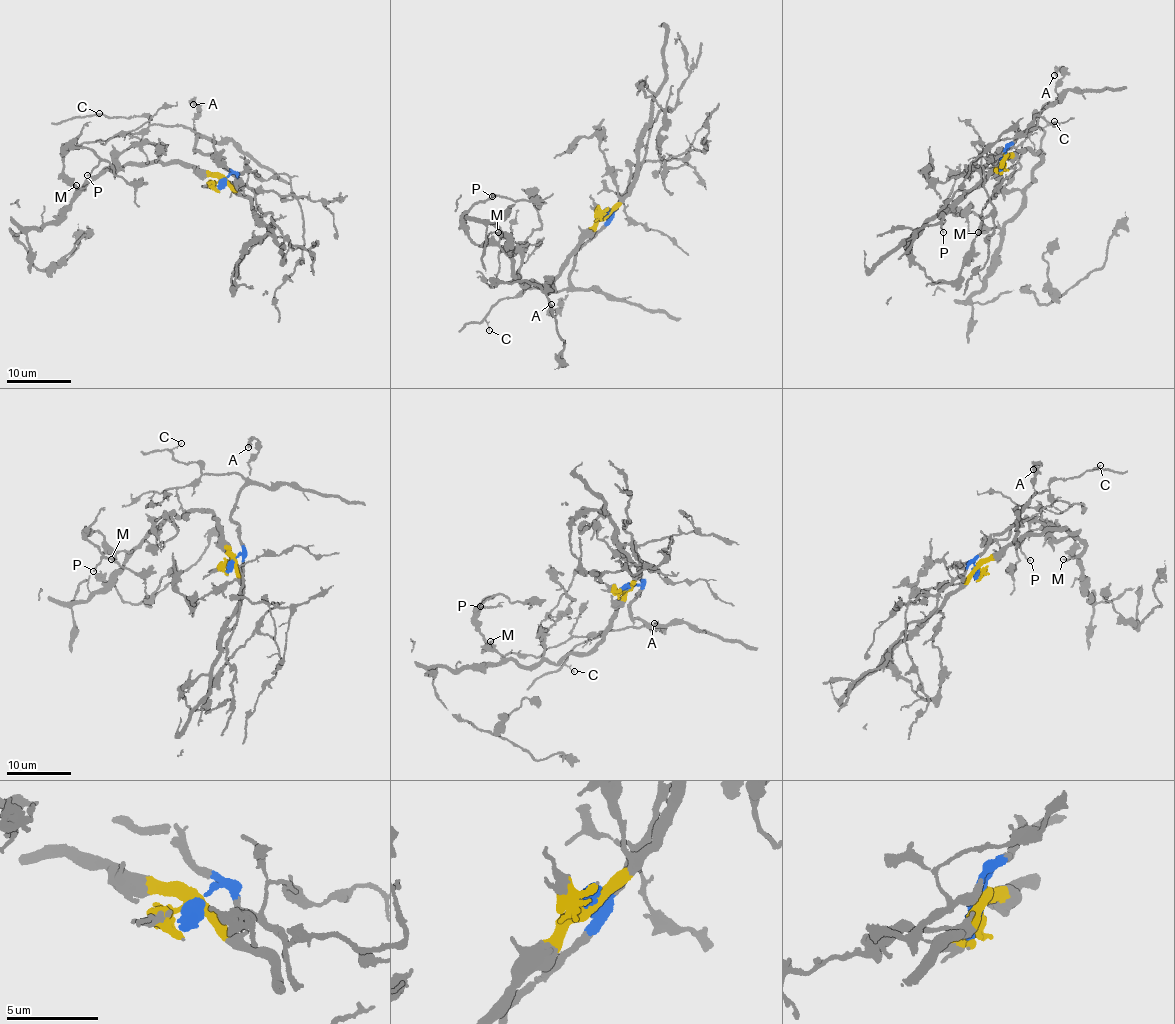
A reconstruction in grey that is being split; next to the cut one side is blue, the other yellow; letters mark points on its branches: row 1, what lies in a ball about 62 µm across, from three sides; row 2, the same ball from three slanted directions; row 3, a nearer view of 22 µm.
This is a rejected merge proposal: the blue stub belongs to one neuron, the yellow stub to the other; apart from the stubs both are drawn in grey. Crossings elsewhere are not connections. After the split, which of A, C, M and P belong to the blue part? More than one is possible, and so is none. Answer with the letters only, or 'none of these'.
A, C

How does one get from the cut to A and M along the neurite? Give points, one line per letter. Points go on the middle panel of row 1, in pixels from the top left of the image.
A: (605, 215), (605, 225), (577, 251), (564, 299), (559, 300), (561, 308), (554, 316), (550, 313), (550, 303)
M: (605, 215), (587, 231), (562, 271), (544, 284), (531, 279), (520, 284), (498, 232)

